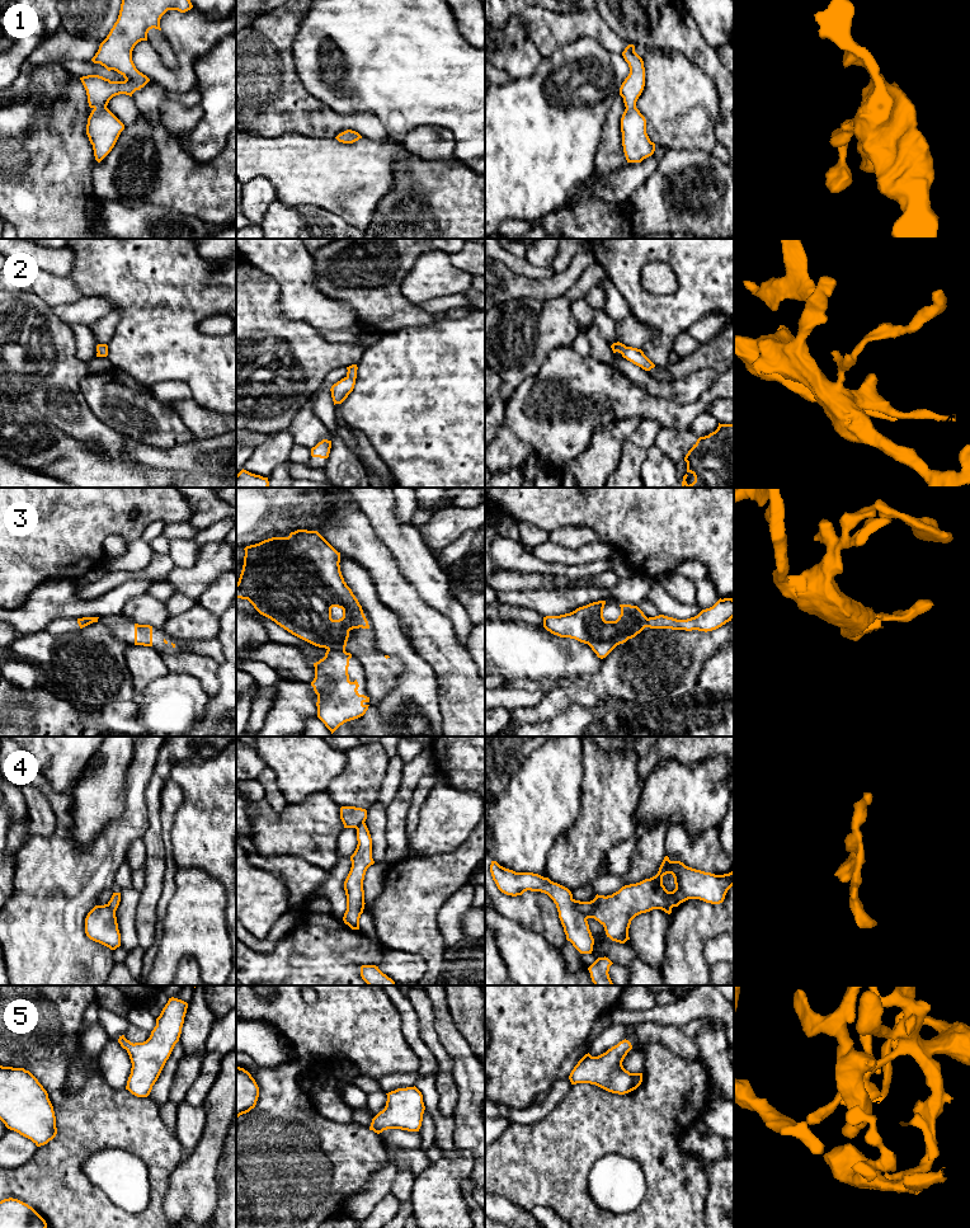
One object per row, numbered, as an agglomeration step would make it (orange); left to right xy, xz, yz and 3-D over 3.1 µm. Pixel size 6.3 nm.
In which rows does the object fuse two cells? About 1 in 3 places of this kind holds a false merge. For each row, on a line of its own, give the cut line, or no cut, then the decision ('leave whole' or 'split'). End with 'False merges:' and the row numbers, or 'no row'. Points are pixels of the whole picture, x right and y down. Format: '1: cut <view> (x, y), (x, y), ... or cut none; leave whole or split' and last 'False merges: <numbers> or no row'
1: cut none; leave whole
2: cut none; leave whole
3: cut xz (328, 649), (344, 652); split
4: cut yz (573, 899), (573, 903), (587, 918); split
5: cut none; leave whole
False merges: 3, 4

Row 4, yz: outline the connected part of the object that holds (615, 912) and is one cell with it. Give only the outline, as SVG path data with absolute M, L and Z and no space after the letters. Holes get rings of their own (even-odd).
M664 857L655 876L636 884L622 886L612 895L595 895L590 902L574 899L576 909L588 919L594 918L612 941L625 944L631 921L653 909L670 914L673 907L688 899L700 899L711 904L724 902L728 890L734 885L734 872L715 875L686 866L681 861ZM672 874L675 889L668 891L663 876Z

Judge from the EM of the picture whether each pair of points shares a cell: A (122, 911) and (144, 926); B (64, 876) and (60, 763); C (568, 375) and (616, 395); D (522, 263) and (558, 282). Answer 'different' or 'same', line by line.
A: different
B: different
C: same
D: different

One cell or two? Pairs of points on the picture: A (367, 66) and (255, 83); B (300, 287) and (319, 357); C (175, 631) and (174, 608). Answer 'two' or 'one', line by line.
A: two
B: two
C: two

